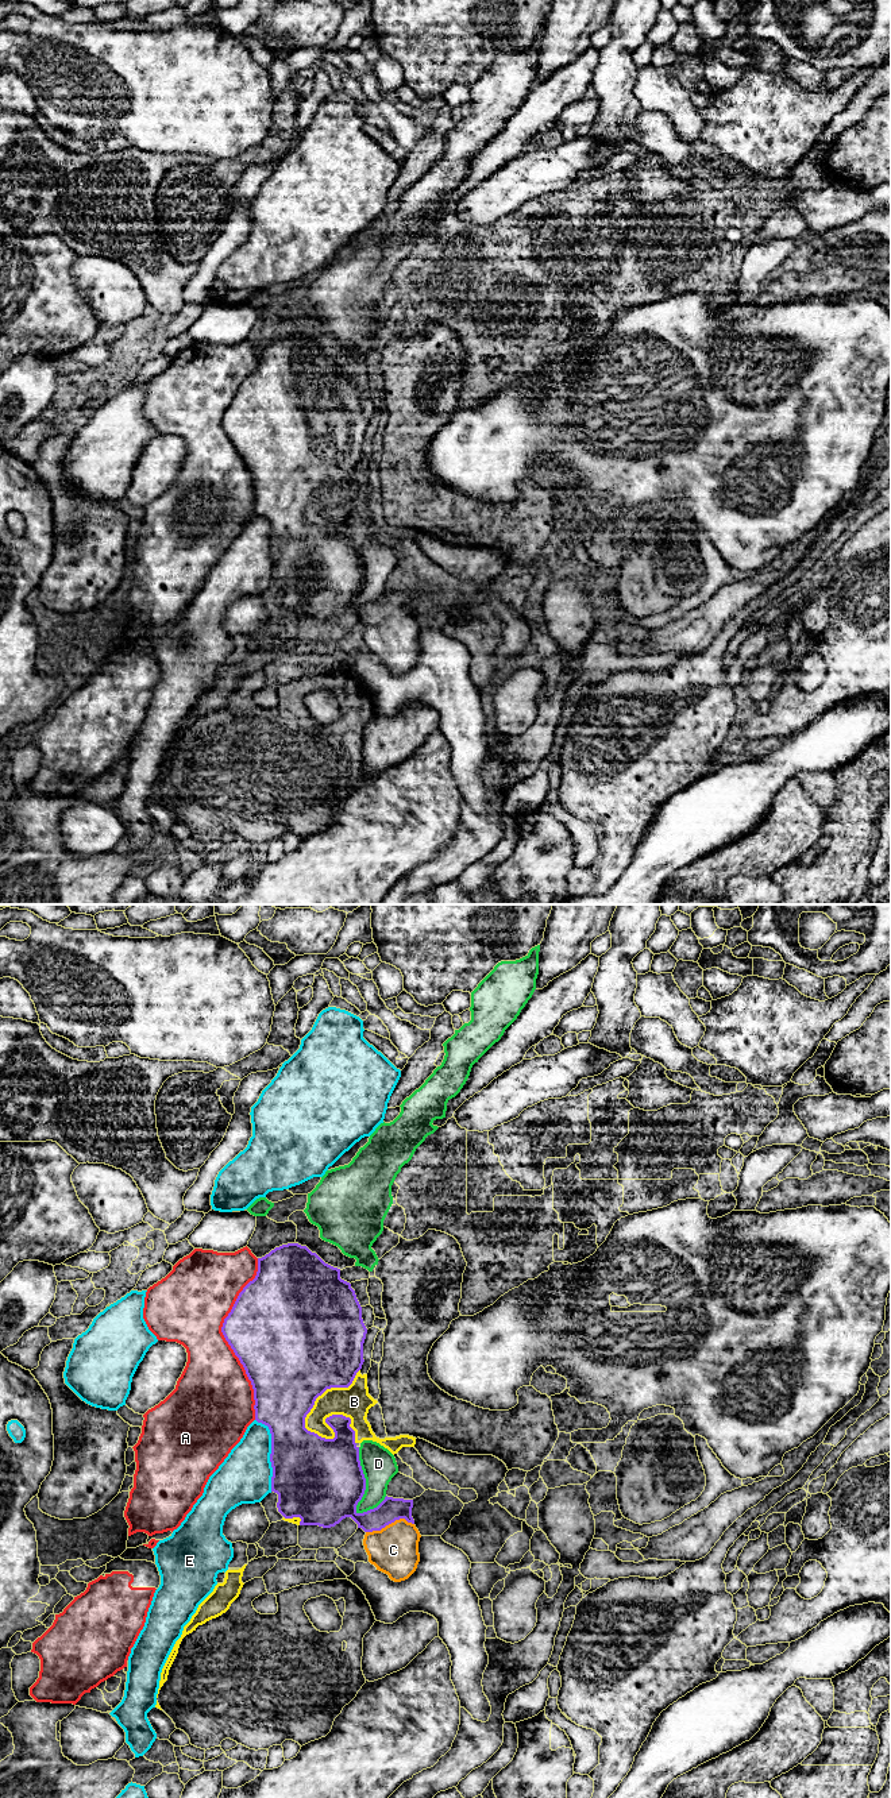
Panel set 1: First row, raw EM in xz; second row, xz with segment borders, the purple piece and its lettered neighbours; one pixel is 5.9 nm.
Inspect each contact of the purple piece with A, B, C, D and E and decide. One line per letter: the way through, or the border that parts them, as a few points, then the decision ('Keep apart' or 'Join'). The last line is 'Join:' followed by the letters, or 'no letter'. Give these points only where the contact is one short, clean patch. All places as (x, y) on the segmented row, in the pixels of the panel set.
A: Keep apart
B: Keep apart
C: Path across: xz (390, 1509), (389, 1523), (393, 1550). Join
D: Keep apart
E: Keep apart
Join: C

